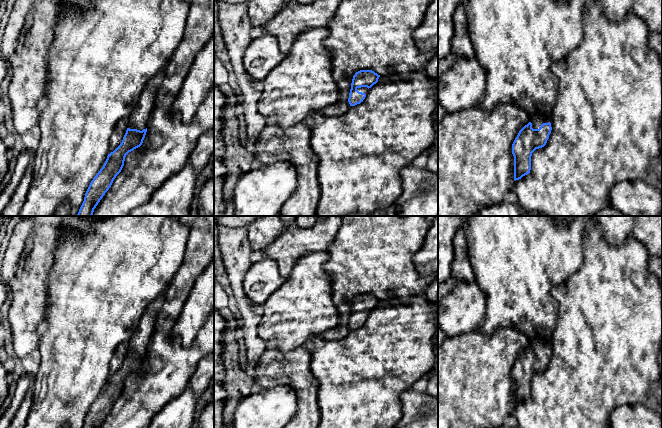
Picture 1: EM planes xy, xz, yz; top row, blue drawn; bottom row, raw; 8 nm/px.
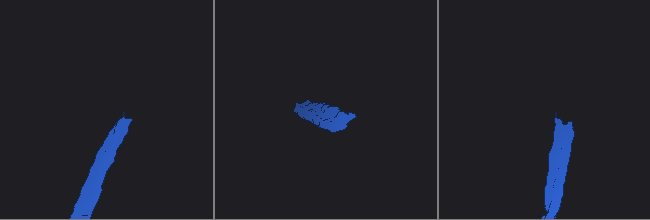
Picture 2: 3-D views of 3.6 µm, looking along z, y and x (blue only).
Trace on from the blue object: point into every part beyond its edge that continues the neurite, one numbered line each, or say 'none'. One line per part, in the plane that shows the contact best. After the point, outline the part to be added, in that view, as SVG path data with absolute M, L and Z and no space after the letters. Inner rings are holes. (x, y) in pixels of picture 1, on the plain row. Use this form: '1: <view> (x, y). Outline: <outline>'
1: yz (536, 343). Outline: M533 338L530 340L530 346L532 347L533 353L539 353L543 347L550 346L549 340L543 338Z

